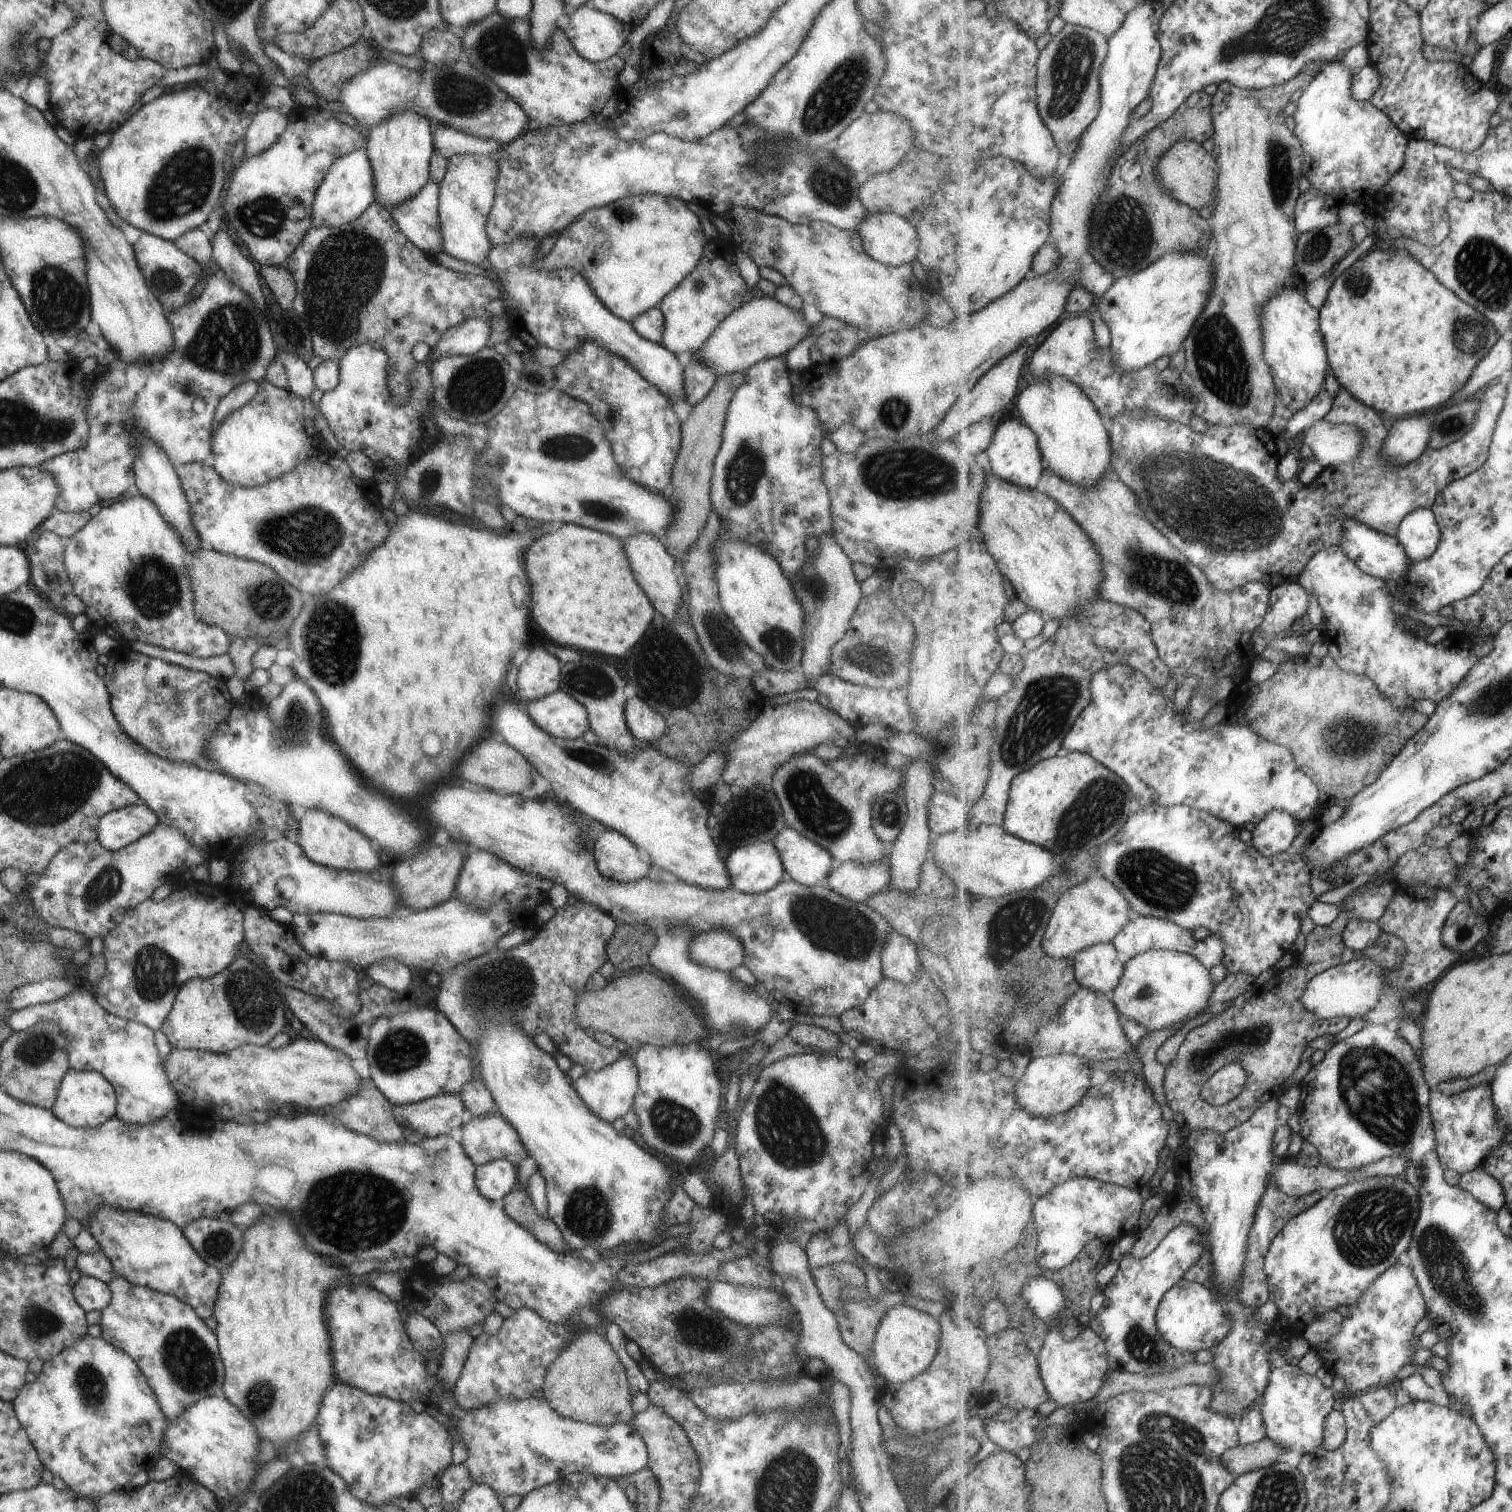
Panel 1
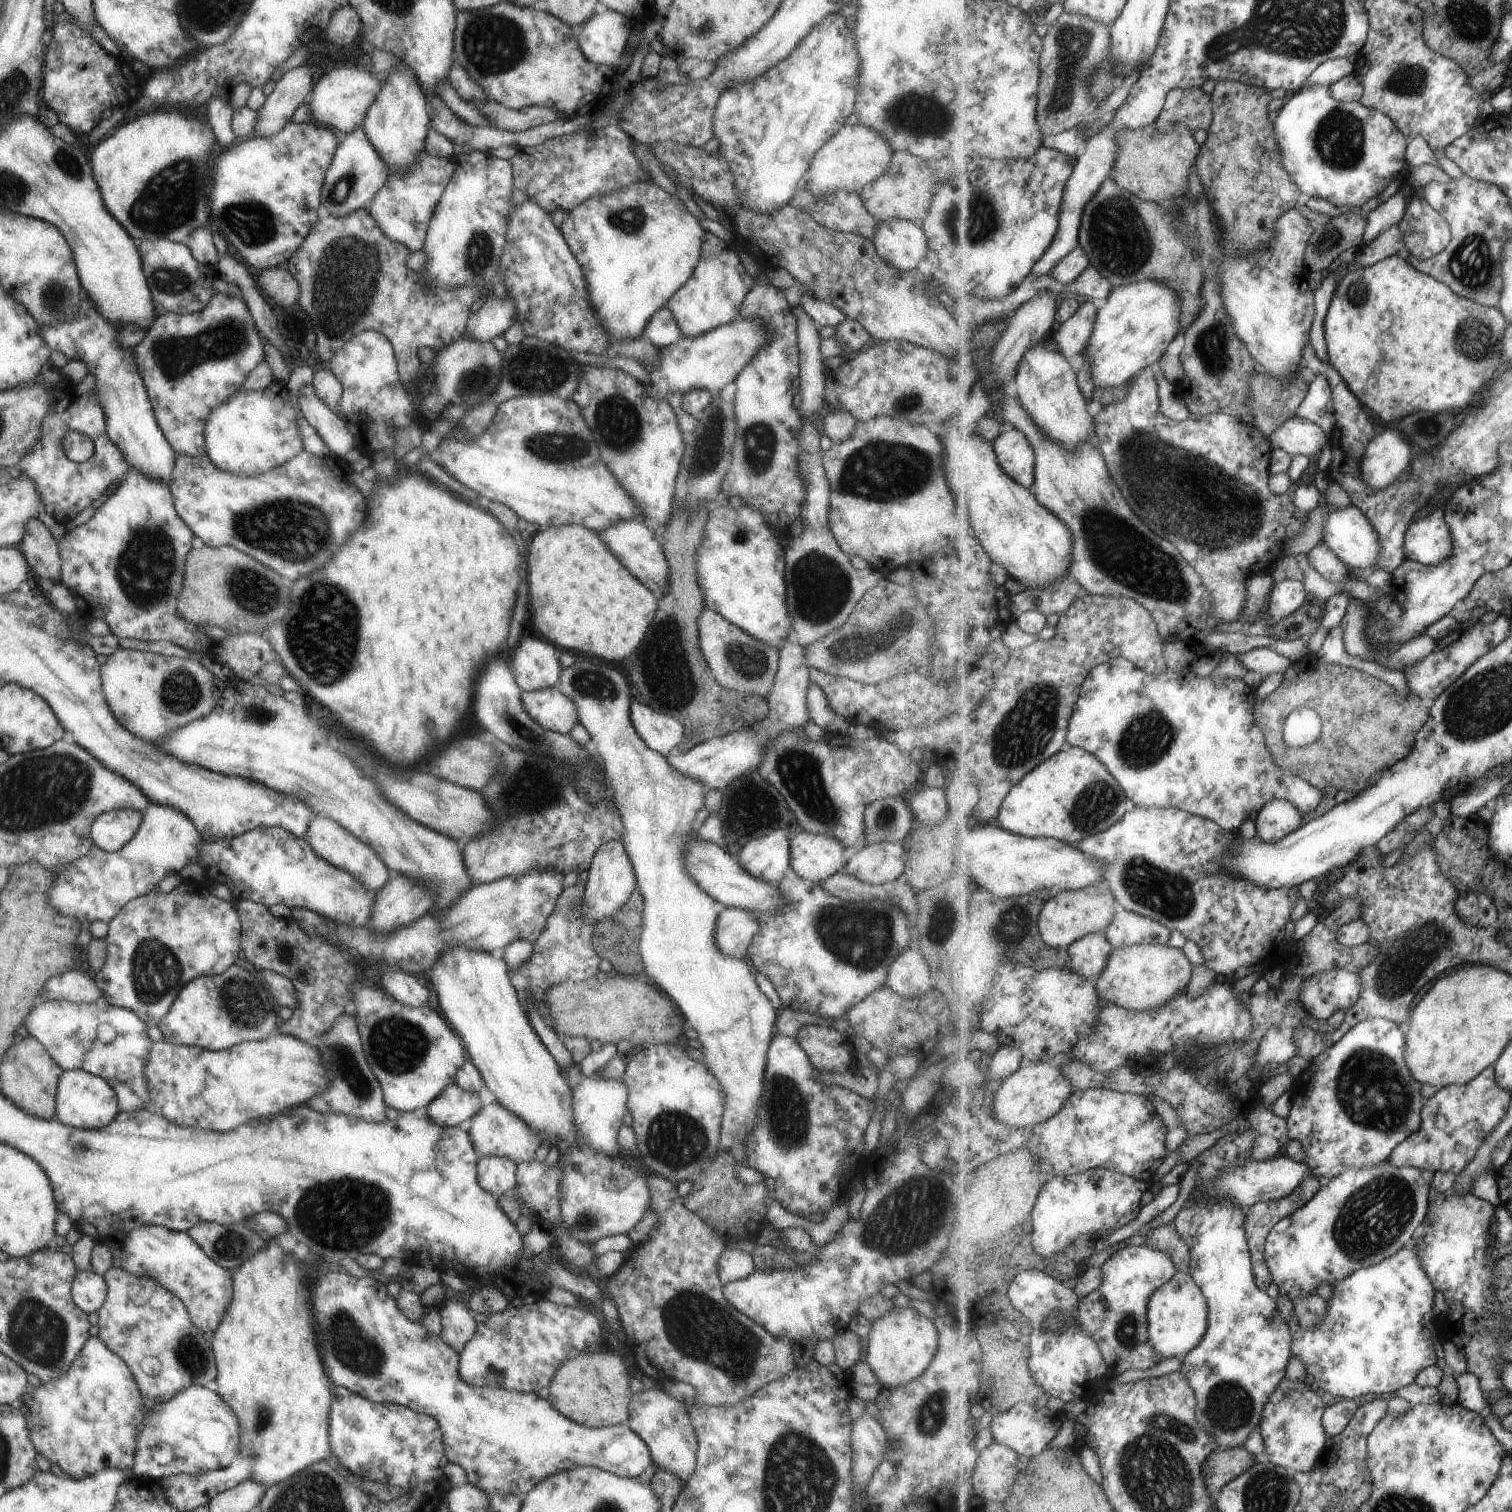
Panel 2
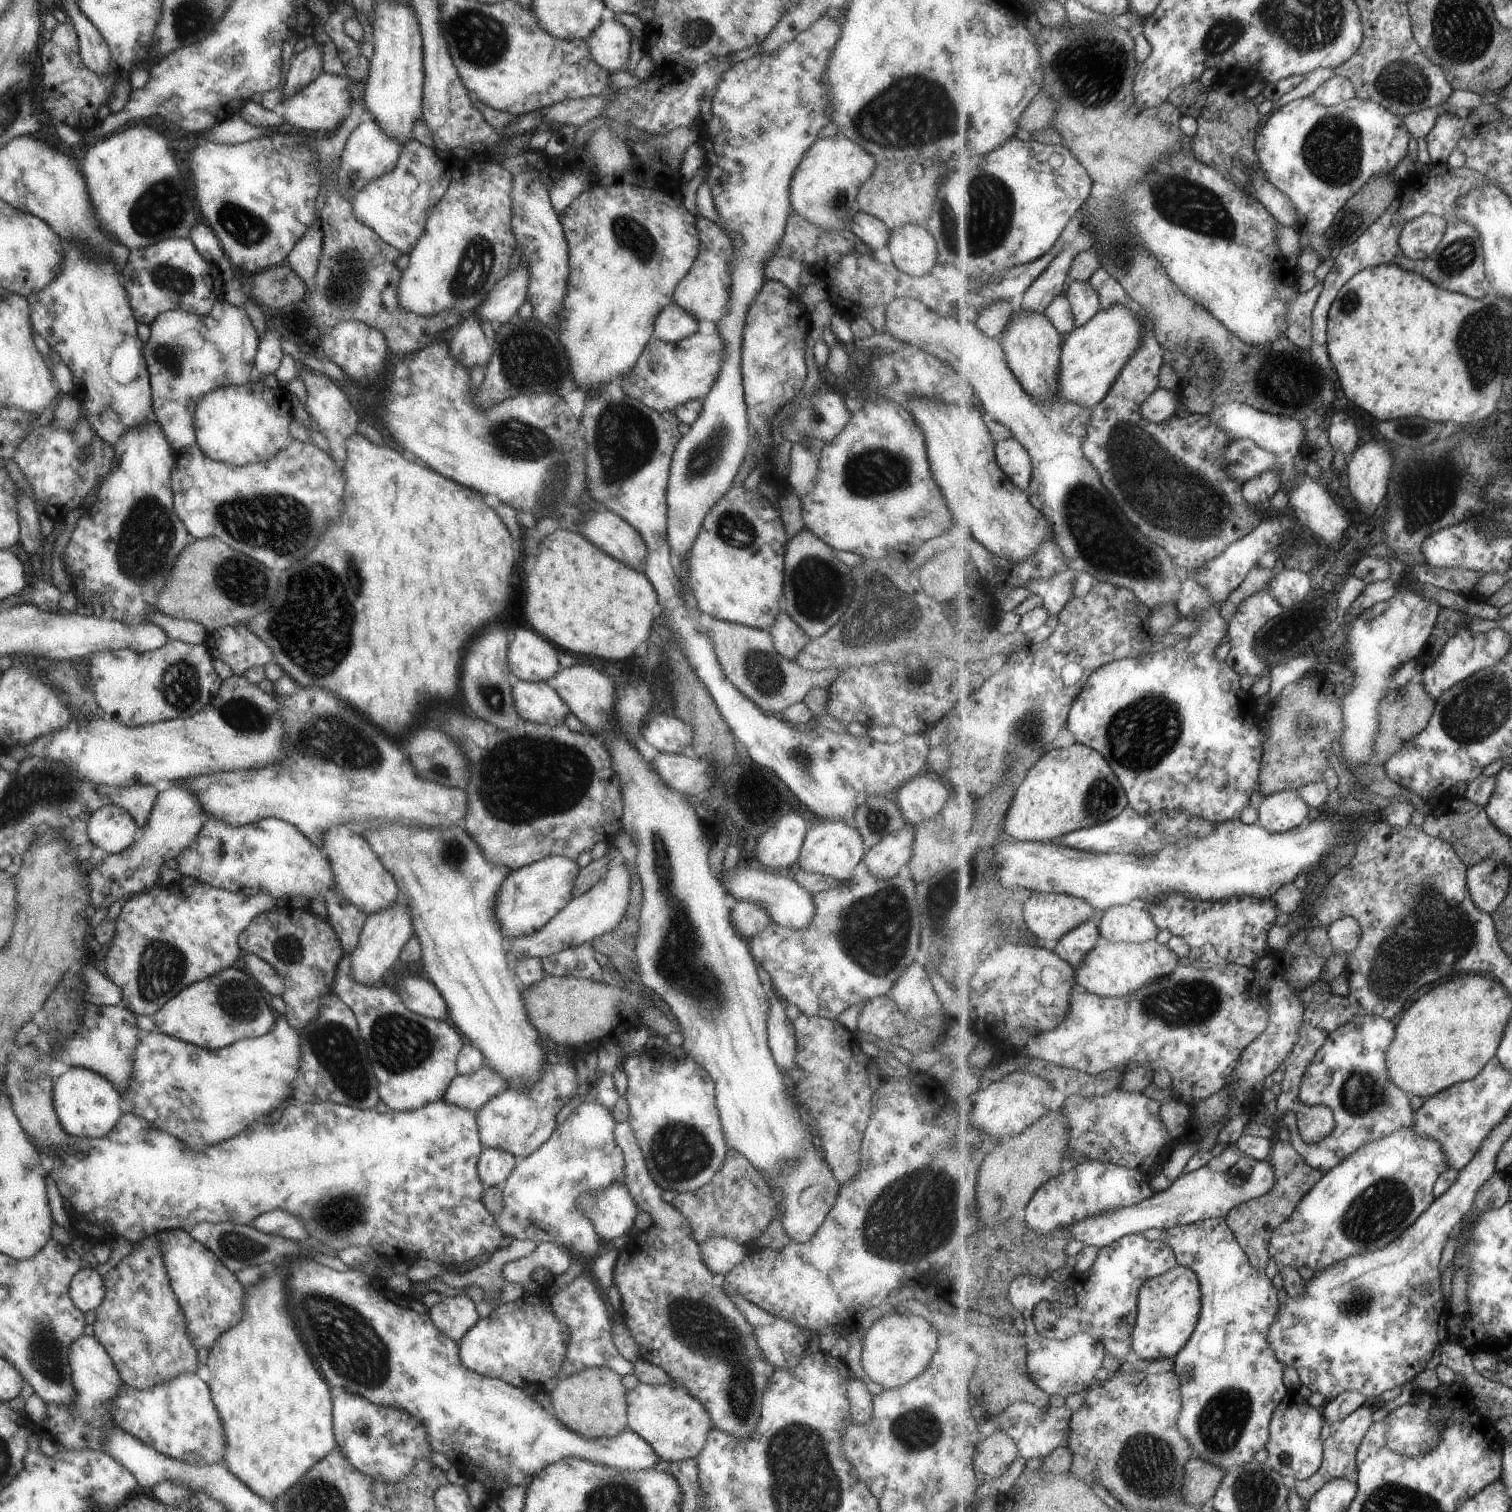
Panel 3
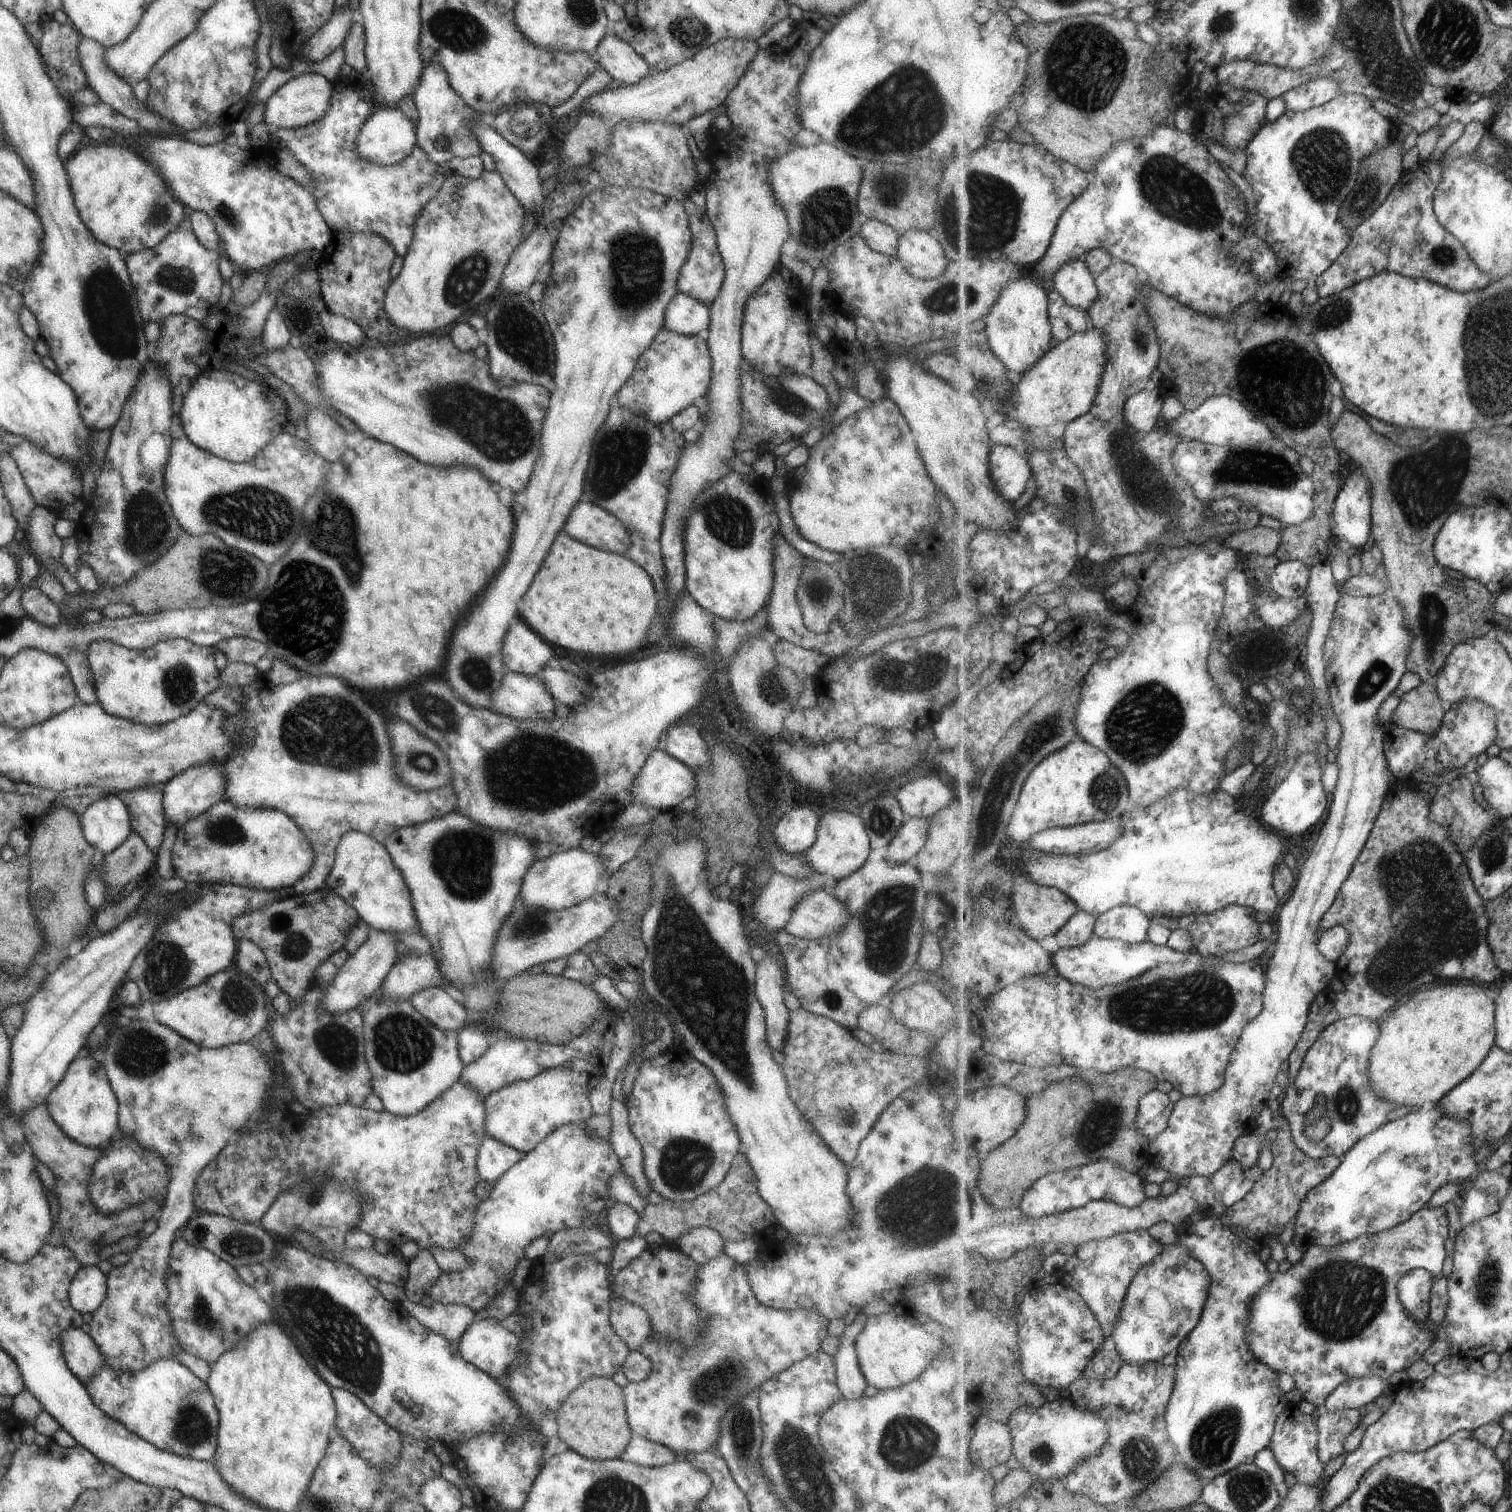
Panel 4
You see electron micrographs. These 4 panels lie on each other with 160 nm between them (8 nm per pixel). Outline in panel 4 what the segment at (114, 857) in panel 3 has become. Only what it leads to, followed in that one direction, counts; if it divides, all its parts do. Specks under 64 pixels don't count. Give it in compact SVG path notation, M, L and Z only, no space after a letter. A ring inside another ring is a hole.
M208 761L189 767L170 778L161 790L165 826L170 824L177 830L188 818L199 816L217 801L221 801L223 799L223 789L226 786L226 774L224 775L222 772L221 762Z

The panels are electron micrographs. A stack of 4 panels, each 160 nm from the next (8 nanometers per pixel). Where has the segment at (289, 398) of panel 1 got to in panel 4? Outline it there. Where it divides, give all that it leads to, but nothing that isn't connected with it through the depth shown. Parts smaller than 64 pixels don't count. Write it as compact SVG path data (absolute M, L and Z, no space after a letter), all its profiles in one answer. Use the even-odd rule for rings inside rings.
M223 368L204 369L197 376L182 398L178 417L185 438L193 446L232 463L251 460L277 433L282 431L282 426L288 421L286 406L272 388L257 381L249 381Z

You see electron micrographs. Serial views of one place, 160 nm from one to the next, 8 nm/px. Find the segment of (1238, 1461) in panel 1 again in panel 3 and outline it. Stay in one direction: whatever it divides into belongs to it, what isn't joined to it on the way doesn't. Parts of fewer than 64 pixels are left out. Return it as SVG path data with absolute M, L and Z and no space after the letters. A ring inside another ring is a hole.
M1203 1458L1192 1459L1186 1465L1181 1505L1204 1505L1215 1496L1227 1473Z

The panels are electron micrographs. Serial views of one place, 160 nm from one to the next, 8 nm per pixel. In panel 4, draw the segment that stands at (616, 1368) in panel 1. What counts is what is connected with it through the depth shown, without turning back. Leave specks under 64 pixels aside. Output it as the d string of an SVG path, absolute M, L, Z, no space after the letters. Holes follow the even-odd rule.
M592 1376L578 1384L562 1403L554 1410L557 1438L569 1449L588 1459L596 1461L618 1458L619 1453L627 1446L632 1437L626 1421L622 1387L617 1386L611 1377Z

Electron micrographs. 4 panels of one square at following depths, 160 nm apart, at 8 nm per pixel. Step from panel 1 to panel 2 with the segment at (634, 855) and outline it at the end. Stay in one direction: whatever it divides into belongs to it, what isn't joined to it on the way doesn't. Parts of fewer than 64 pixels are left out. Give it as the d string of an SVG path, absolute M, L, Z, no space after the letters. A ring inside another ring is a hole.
M611 840L603 844L593 856L588 867L589 876L584 884L584 890L579 900L579 912L583 914L583 920L591 920L597 924L599 920L607 920L615 912L619 912L627 898L636 891L635 876L623 844L617 840Z

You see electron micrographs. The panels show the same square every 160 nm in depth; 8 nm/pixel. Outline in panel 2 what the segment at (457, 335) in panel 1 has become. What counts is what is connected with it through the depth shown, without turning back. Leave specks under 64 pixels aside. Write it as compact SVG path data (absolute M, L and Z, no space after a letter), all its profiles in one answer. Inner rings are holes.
M494 295L490 299L483 297L481 308L467 317L462 336L478 343L489 343L515 322L514 314L514 304L508 295L503 300Z

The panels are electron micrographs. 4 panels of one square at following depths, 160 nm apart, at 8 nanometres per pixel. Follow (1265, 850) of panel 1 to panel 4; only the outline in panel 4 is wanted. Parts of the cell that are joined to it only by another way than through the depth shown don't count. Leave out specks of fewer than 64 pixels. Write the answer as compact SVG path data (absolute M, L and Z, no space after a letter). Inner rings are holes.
M1306 753L1292 768L1286 779L1272 792L1266 795L1263 805L1260 806L1260 816L1265 824L1273 826L1279 832L1287 832L1291 836L1305 834L1313 826L1319 824L1323 814L1327 812L1329 796L1323 786L1321 768L1317 753Z

